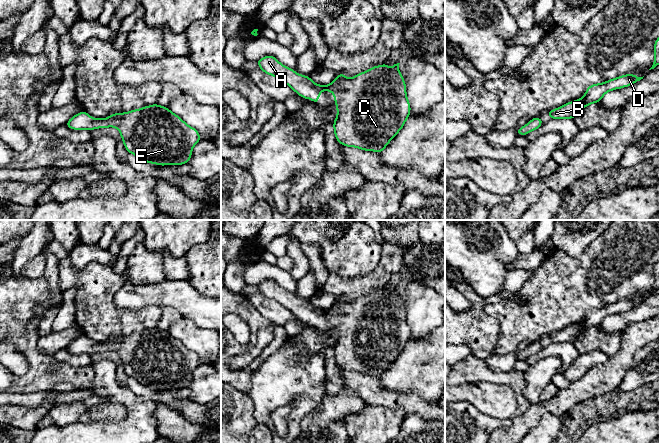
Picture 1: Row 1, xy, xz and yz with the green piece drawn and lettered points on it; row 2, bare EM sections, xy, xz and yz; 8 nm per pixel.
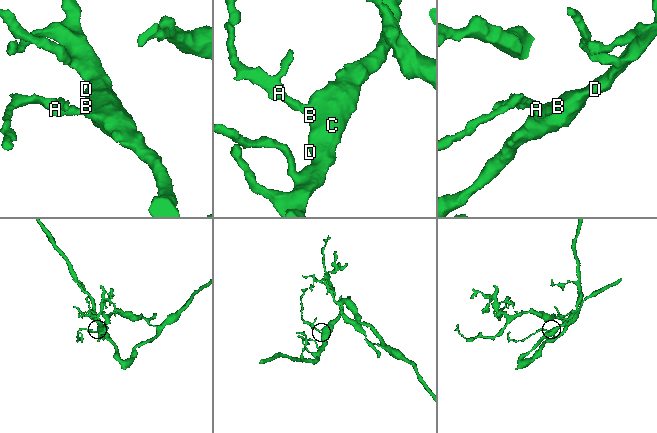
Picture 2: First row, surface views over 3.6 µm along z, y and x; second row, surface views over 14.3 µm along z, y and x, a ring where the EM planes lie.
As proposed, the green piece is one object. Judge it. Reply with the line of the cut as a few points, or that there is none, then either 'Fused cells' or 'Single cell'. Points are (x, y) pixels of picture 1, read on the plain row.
No split. Single cell

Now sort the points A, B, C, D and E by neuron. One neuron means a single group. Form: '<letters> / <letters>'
A B C D E

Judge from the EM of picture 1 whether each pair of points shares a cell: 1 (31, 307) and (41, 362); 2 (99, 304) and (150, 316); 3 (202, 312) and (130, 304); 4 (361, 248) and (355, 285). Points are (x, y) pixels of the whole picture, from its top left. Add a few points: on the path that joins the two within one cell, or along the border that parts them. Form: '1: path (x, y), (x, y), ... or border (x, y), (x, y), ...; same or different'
1: path (30, 321), (30, 348); same
2: path (112, 317), (114, 319), (137, 319); same
3: path (184, 298), (148, 297); same
4: border (377, 267), (349, 280), (333, 273); different

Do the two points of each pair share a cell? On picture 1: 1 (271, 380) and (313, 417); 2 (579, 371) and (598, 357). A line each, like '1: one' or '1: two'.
1: two
2: one

